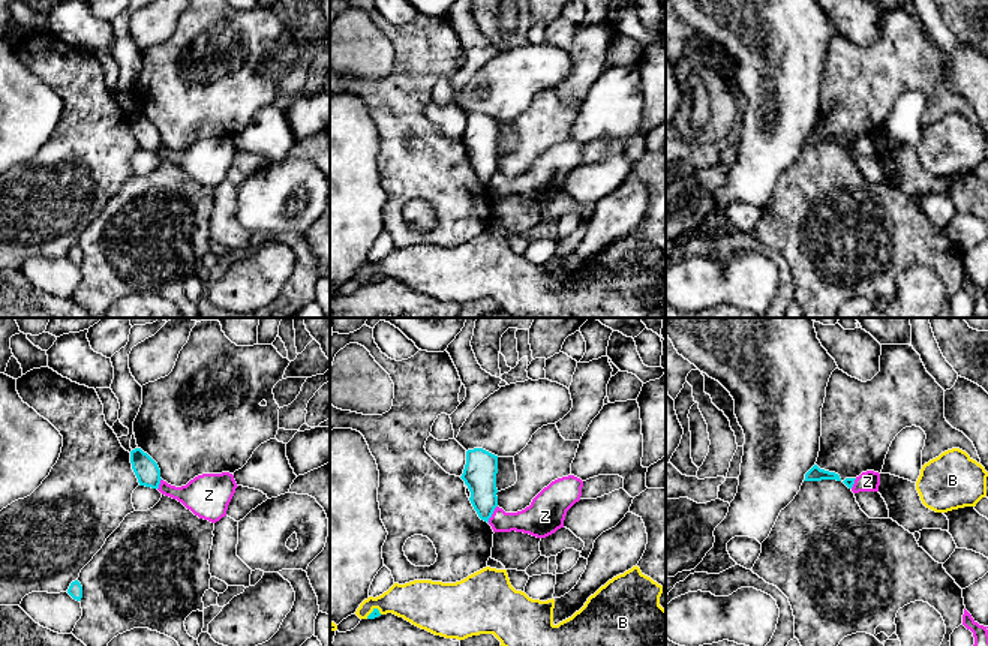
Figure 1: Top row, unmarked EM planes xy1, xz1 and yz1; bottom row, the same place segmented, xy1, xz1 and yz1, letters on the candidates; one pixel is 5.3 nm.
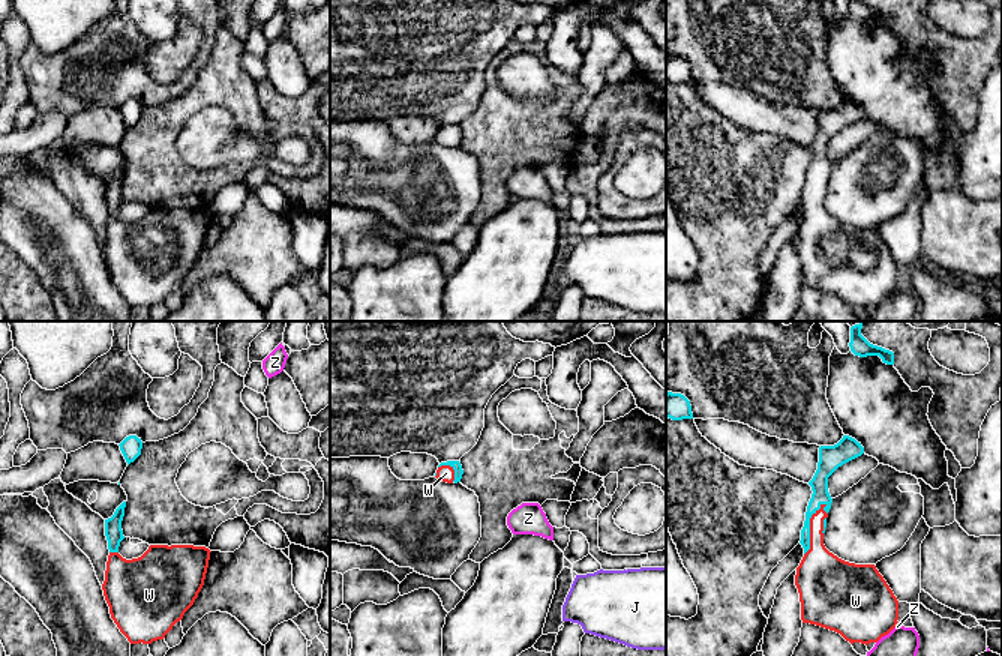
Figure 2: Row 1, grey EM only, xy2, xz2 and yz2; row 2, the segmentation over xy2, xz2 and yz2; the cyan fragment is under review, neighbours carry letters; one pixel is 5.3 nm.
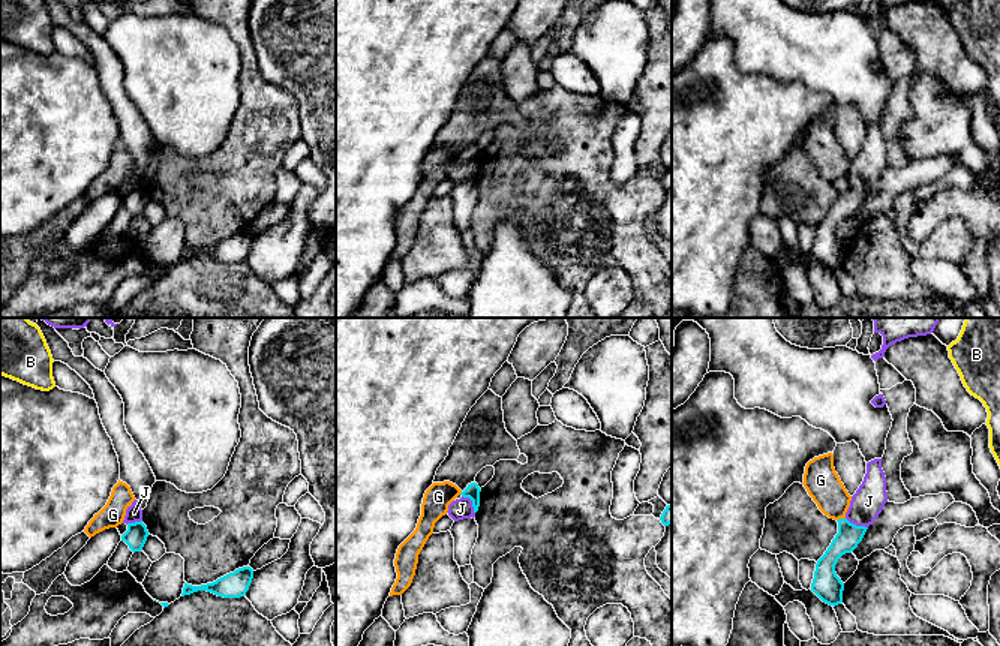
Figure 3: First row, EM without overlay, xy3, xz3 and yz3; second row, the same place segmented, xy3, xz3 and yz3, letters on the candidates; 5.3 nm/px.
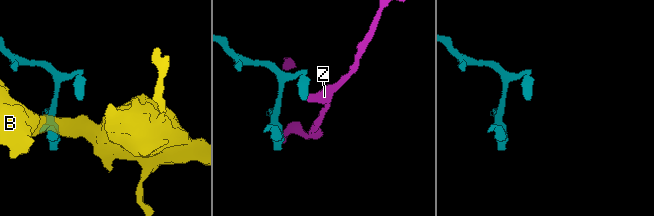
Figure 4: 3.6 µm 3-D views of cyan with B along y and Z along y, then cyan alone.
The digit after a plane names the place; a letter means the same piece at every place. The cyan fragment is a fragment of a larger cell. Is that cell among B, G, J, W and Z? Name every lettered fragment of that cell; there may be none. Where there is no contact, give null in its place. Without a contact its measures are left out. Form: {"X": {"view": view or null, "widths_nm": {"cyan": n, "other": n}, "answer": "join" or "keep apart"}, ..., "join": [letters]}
{"B": {"view": "xz1", "widths_nm": {"cyan": 50, "other": 240}, "answer": "keep apart"}, "G": {"view": "yz3", "widths_nm": {"cyan": 130, "other": 190}, "answer": "keep apart"}, "J": {"view": "xz3", "widths_nm": {"cyan": 80, "other": 110}, "answer": "keep apart"}, "W": {"view": "yz2", "widths_nm": {"cyan": 100, "other": 260}, "answer": "join"}, "Z": {"view": "xz1", "widths_nm": {"cyan": 180, "other": 170}, "answer": "keep apart"}, "join": ["W"]}

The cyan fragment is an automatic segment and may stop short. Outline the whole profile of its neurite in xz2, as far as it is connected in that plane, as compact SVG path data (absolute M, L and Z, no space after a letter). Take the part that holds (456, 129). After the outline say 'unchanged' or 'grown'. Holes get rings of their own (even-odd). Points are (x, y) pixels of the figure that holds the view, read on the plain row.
M459 125L441 126L436 134L436 143L447 147L460 146L464 138L462 129Z; grown

